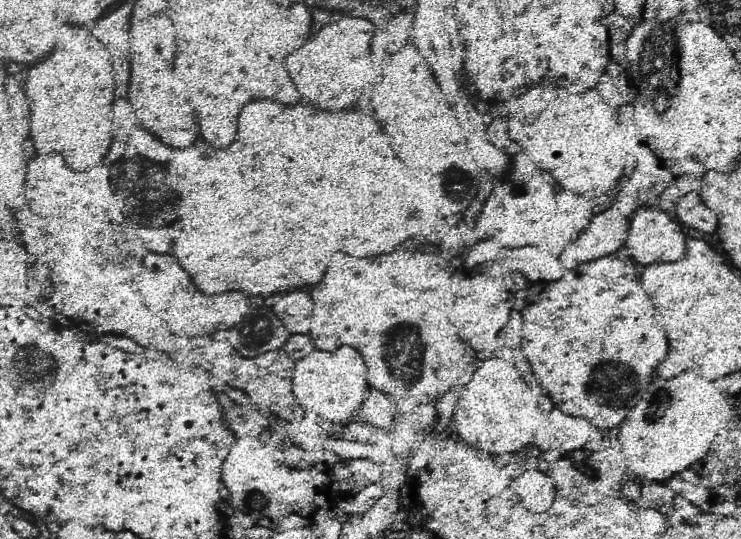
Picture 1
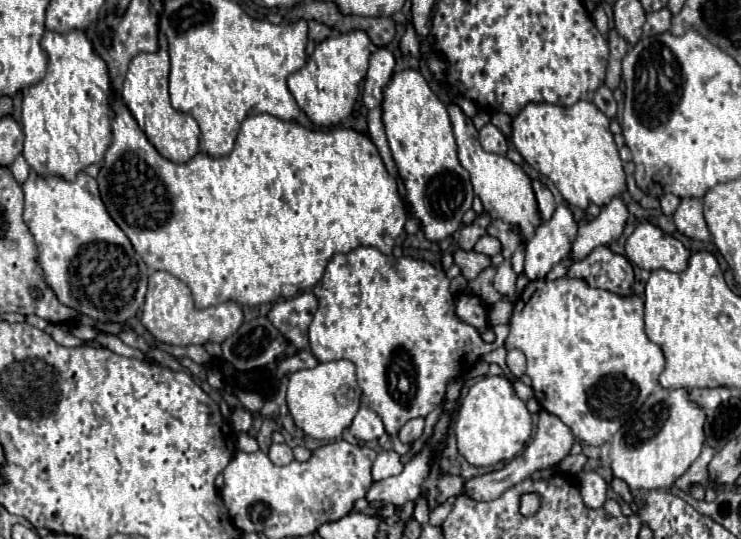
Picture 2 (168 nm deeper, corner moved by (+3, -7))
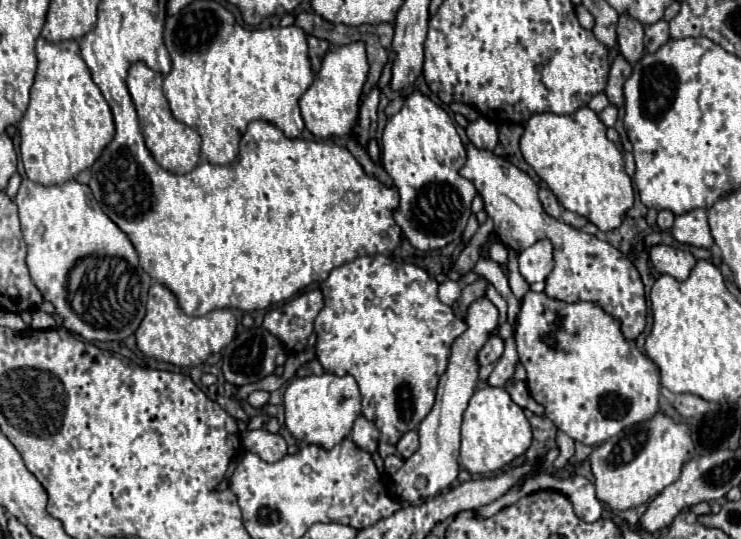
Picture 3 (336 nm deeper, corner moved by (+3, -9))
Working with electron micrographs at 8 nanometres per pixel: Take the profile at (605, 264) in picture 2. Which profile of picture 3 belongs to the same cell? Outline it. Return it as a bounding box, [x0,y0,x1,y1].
[459,144,647,340]

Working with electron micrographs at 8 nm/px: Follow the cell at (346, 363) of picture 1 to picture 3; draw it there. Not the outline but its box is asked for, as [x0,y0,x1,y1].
[284,372,361,448]

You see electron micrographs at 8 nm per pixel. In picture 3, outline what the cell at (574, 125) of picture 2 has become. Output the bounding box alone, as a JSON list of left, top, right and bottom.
[521,106,633,232]

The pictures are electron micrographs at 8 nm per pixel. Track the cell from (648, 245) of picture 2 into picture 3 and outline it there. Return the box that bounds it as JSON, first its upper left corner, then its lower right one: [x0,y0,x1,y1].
[649,246,697,280]

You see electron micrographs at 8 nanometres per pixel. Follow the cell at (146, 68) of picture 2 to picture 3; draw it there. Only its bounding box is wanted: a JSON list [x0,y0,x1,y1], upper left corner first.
[127,62,201,174]

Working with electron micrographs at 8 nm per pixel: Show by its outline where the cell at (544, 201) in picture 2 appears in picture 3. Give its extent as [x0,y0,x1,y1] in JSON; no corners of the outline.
[539,188,561,218]

